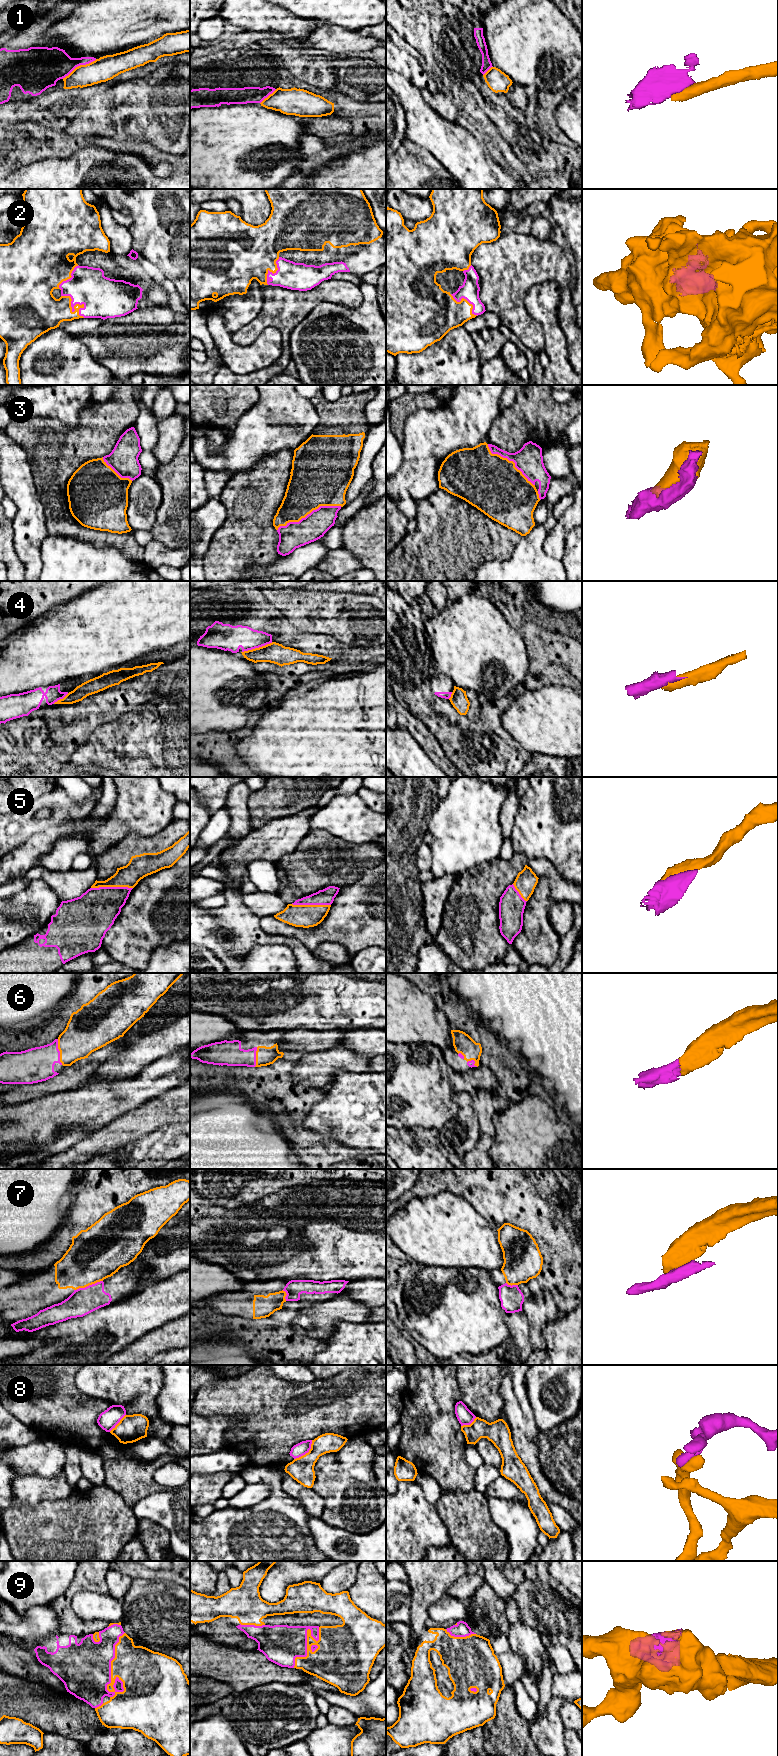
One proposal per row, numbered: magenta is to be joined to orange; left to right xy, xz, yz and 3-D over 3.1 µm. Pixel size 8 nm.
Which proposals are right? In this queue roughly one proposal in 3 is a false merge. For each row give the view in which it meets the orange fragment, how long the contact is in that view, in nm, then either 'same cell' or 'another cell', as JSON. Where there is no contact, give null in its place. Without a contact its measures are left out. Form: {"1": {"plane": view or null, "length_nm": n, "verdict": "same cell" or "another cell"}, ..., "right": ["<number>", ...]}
{"1": {"plane": "xy", "length_nm": 320, "verdict": "another cell"}, "2": {"plane": "xy", "length_nm": 260, "verdict": "same cell"}, "3": {"plane": "xz", "length_nm": 550, "verdict": "same cell"}, "4": {"plane": "xz", "length_nm": 260, "verdict": "another cell"}, "5": {"plane": "xy", "length_nm": 340, "verdict": "same cell"}, "6": {"plane": "xy", "length_nm": 220, "verdict": "same cell"}, "7": {"plane": "xy", "length_nm": 240, "verdict": "another cell"}, "8": {"plane": "xz", "length_nm": 220, "verdict": "another cell"}, "9": {"plane": "xy", "length_nm": 550, "verdict": "same cell"}, "right": ["2", "3", "5", "6", "9"]}

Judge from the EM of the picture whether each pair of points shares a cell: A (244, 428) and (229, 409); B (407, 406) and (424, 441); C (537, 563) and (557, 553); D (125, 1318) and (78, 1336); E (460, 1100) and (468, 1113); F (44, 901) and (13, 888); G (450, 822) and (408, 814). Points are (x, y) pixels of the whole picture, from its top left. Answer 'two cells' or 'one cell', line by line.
A: two cells
B: two cells
C: two cells
D: one cell
E: one cell
F: two cells
G: two cells

